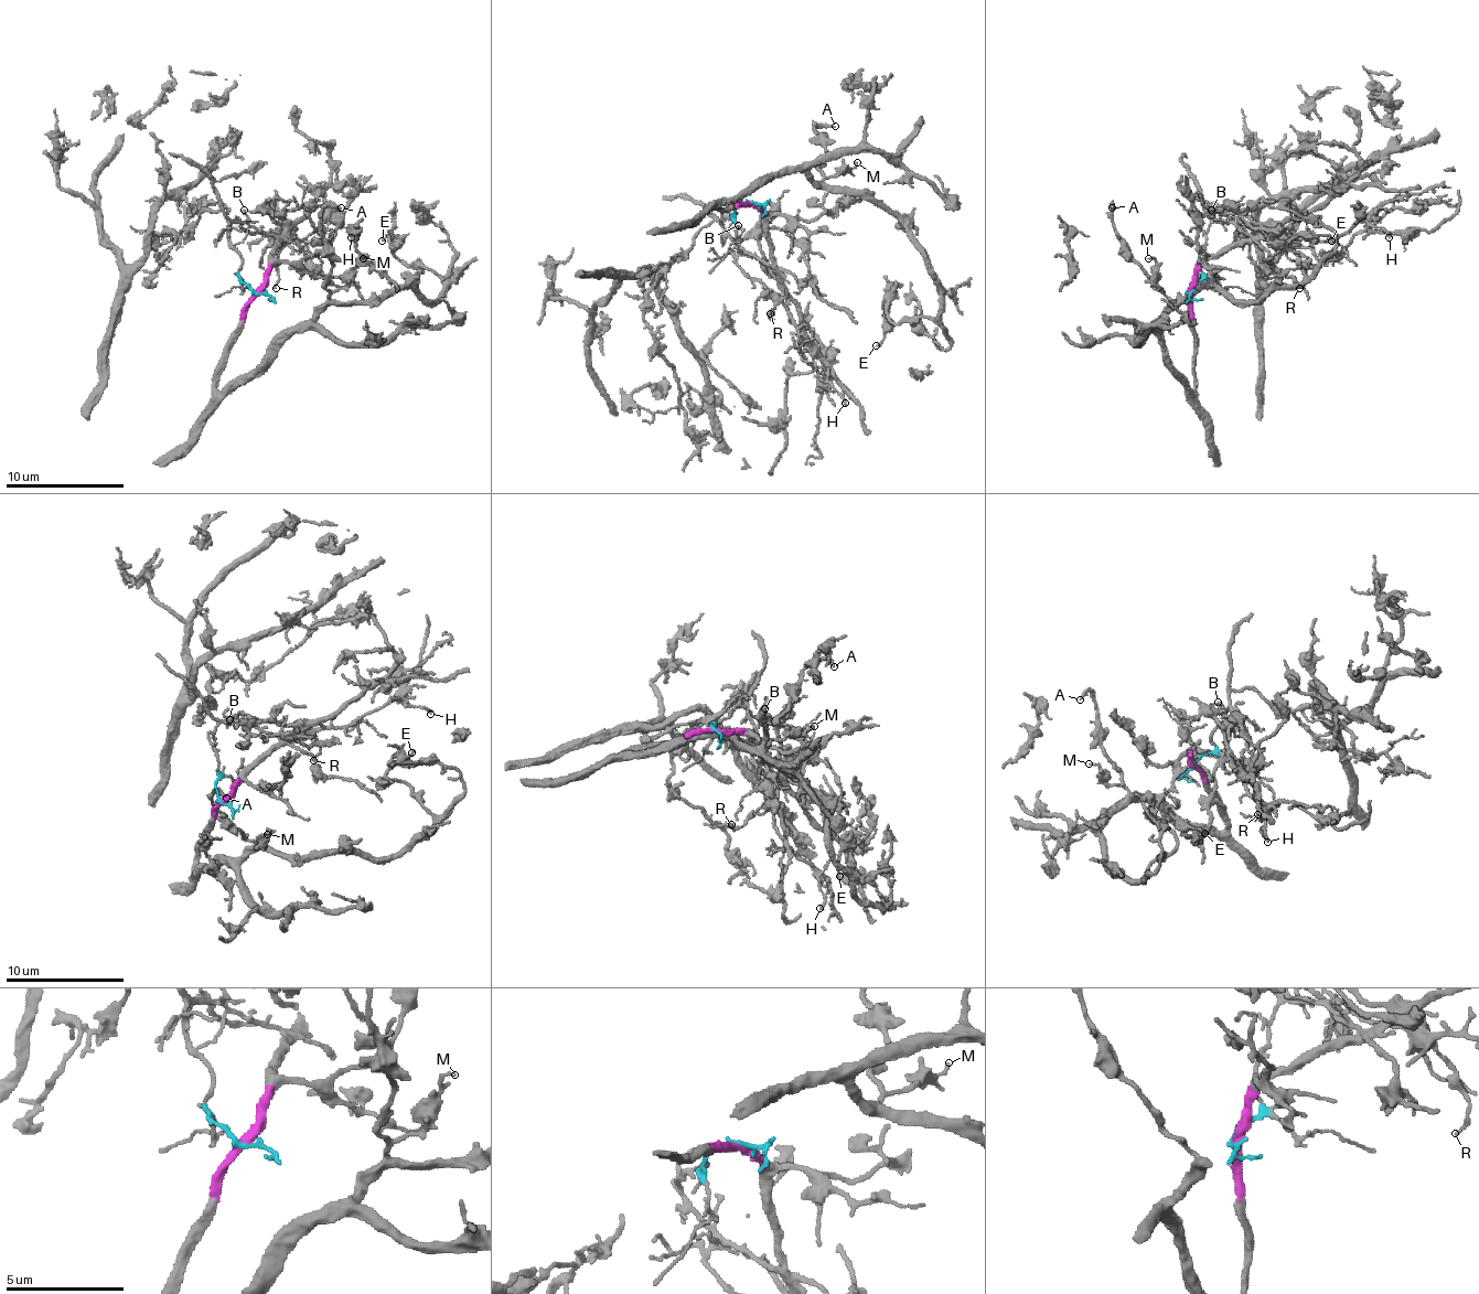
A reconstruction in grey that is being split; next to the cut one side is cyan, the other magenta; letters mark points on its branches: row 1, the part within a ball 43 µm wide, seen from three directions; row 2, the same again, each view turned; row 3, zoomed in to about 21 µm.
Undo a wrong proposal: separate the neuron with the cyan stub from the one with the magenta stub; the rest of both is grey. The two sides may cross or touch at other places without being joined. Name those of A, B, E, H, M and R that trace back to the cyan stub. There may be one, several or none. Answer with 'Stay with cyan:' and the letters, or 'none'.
Stay with cyan: B, H, R

